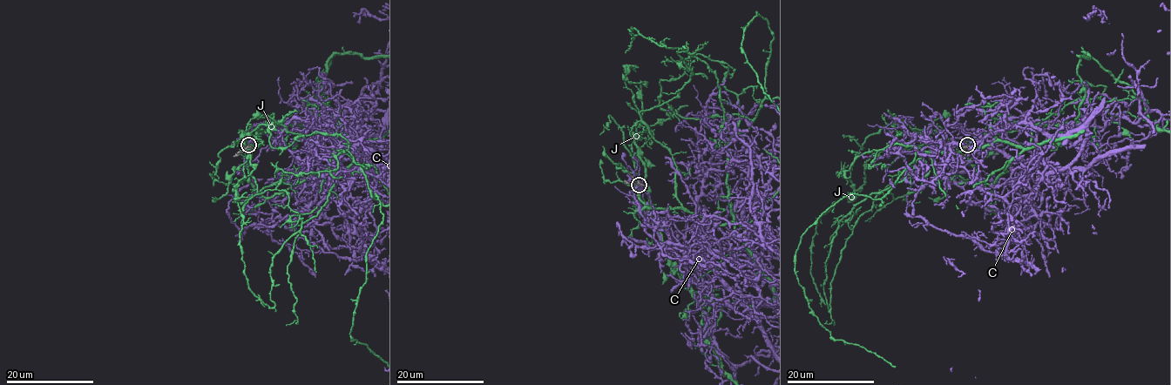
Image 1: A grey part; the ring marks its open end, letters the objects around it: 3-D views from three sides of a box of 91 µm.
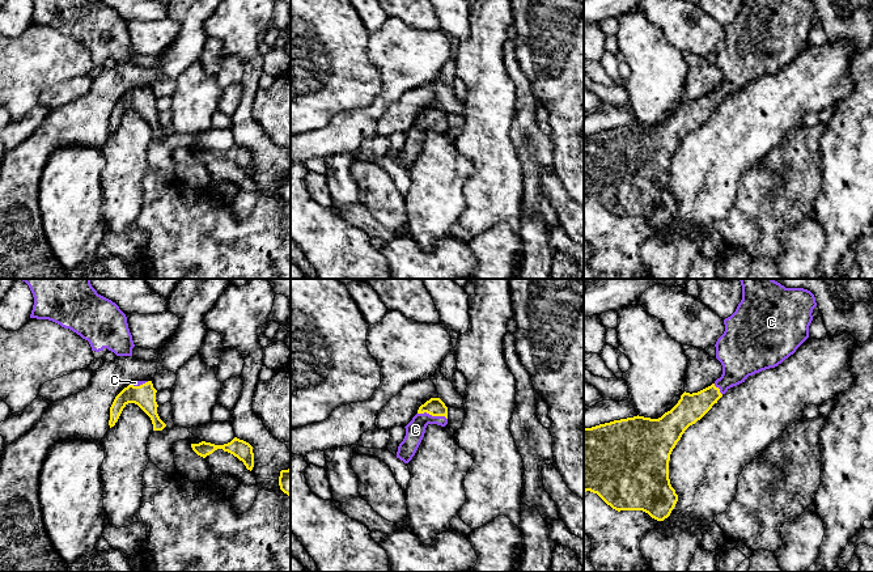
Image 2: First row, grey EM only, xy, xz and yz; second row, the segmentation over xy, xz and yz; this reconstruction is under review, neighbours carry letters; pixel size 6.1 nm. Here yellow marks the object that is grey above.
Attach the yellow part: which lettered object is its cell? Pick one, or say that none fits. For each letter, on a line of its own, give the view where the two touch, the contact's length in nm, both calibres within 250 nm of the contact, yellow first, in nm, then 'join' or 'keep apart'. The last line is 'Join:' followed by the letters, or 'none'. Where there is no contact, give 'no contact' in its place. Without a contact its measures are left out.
C: meets yellow in xz; contact 190 nm long; 110 nm thick on the yellow side, 120 nm on the other; join
J: no contact; keep apart
Join: C

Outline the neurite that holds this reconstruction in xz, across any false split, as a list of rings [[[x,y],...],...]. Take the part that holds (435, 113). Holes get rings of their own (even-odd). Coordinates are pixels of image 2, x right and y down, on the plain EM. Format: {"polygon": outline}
{"polygon": [[[431,105],[418,116],[418,120],[404,134],[406,143],[398,153],[397,165],[408,170],[415,162],[428,131],[445,134],[448,131],[448,114],[440,105]]]}

